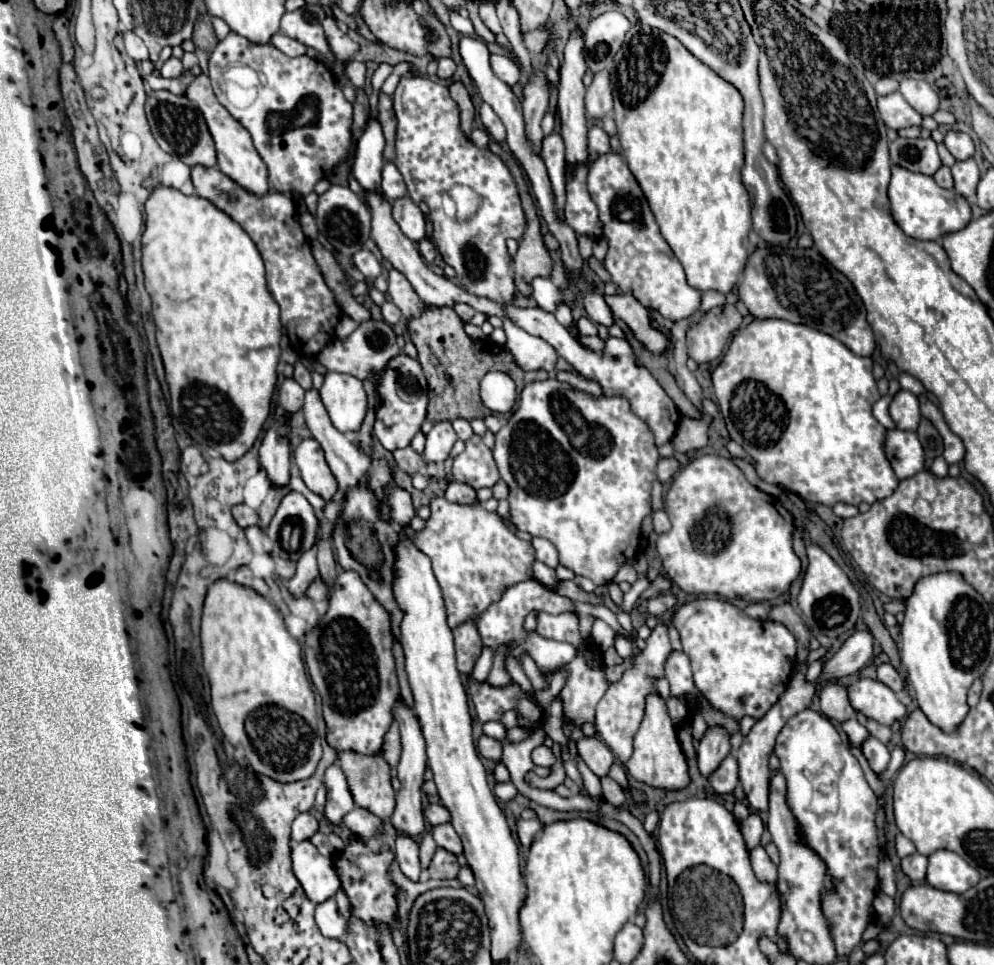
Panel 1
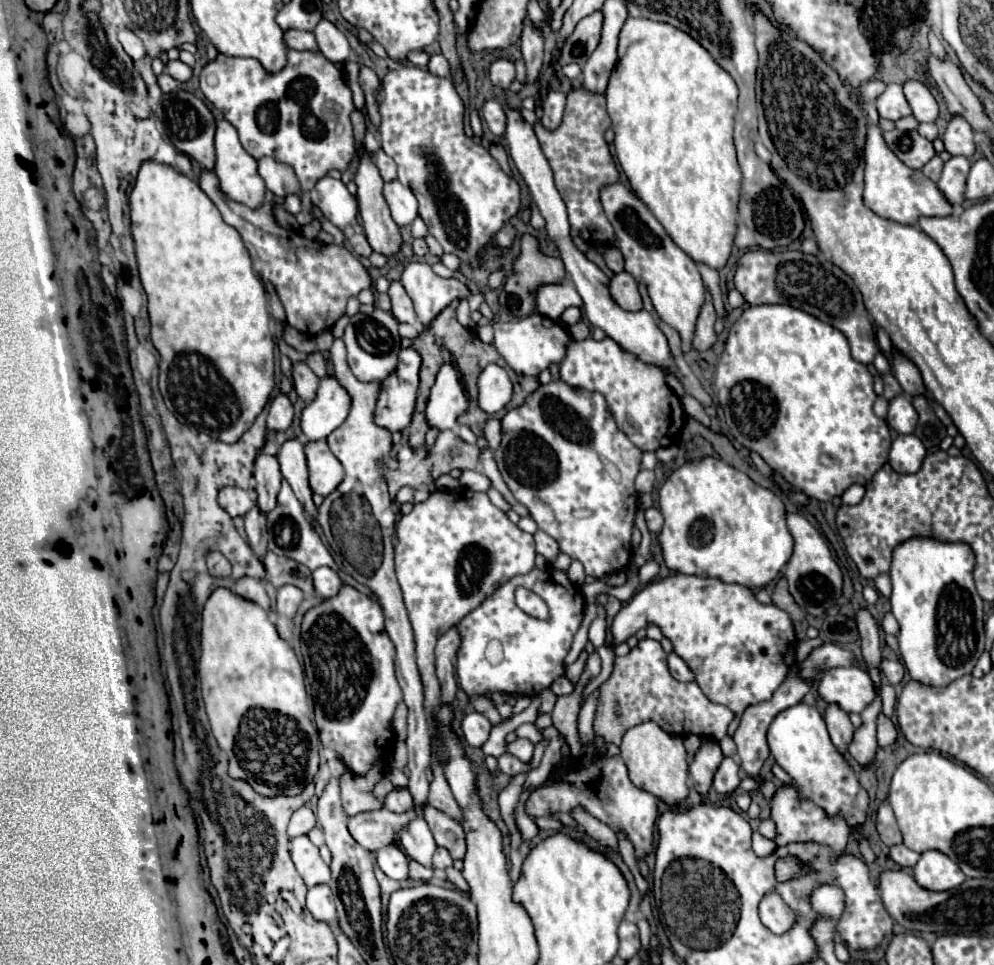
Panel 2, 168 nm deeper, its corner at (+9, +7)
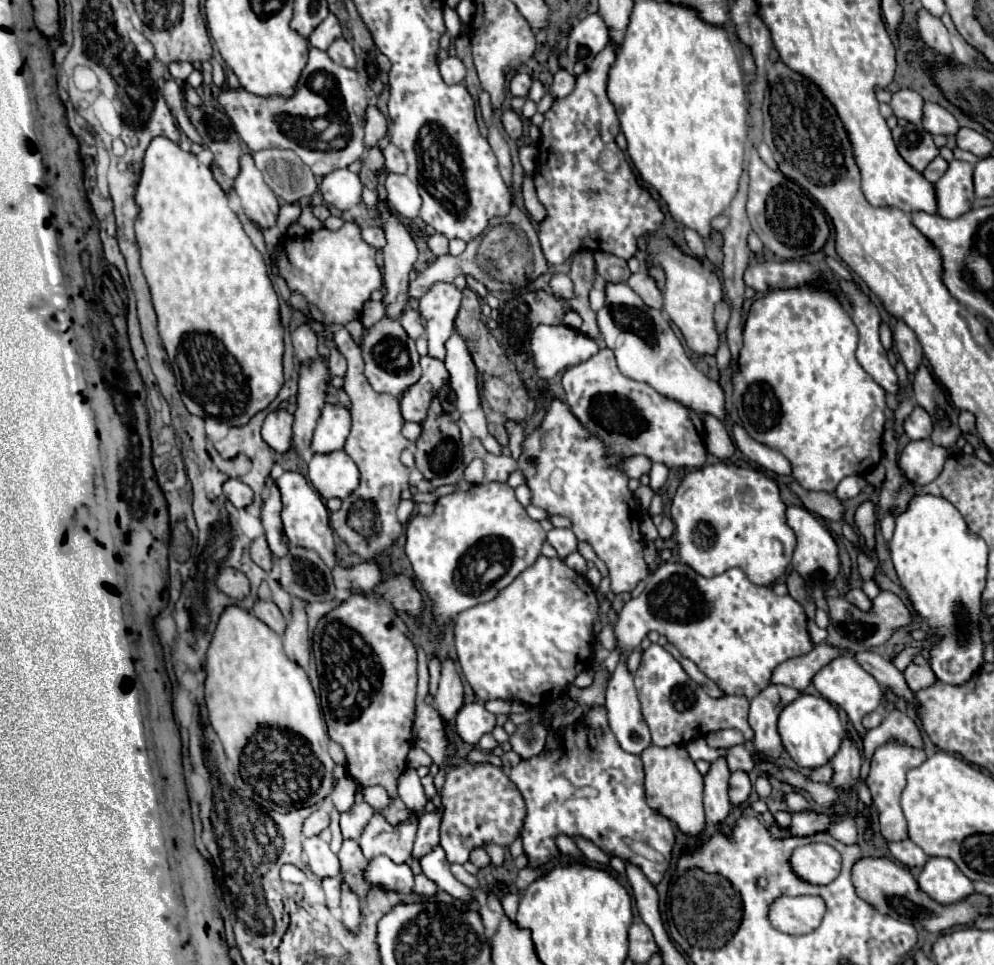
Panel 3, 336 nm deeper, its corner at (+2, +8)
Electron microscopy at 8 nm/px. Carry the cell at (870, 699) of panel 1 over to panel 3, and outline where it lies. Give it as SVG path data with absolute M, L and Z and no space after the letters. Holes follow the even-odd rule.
M839 648L839 656L833 658L827 666L823 666L815 676L813 682L815 690L827 698L831 704L843 708L849 716L849 720L853 722L853 726L859 735L859 738L866 734L865 728L862 726L862 719L865 714L877 710L881 706L881 686L877 684L877 680L867 674L857 662L855 662L855 650L849 648Z

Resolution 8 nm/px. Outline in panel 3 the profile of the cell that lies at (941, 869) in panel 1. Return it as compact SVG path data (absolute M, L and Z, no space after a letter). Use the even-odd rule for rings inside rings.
M929 858L917 882L925 894L935 902L943 902L943 906L973 894L973 882L949 858Z

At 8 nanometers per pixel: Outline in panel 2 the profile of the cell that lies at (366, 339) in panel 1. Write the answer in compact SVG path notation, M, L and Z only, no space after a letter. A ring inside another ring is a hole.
M374 309L370 317L356 313L350 317L350 323L344 329L344 343L348 349L348 365L356 379L360 381L382 381L396 369L396 357L400 351L400 335L398 335L398 321L392 313L382 309Z

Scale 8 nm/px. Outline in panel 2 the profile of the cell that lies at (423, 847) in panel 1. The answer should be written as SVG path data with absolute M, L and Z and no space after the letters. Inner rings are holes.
M414 859L410 861L410 879L418 879L418 881L430 881L432 879L432 869L424 867L420 863L416 863Z

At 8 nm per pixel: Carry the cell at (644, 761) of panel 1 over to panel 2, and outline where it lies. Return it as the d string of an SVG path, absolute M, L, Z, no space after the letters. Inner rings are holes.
M644 721L626 731L620 751L622 751L620 757L628 767L628 775L636 787L660 797L668 805L674 805L674 803L680 803L682 799L686 799L686 795L688 795L688 761L686 761L686 749L684 749L682 737L672 737L660 725L656 725L652 721Z

